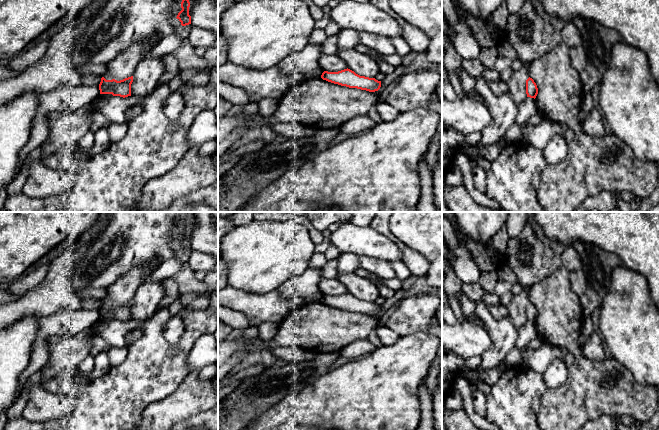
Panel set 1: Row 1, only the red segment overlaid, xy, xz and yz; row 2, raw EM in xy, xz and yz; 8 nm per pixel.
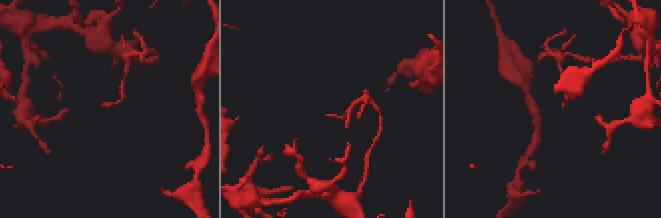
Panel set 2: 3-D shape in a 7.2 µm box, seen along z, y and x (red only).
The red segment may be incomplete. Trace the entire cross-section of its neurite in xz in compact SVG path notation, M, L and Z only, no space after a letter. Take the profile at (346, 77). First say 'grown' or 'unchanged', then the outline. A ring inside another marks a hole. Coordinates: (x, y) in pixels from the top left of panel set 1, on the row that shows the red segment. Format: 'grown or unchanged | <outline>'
unchanged | M348 68L338 72L324 71L321 78L334 84L369 92L378 91L381 87L381 81L375 78L360 76Z

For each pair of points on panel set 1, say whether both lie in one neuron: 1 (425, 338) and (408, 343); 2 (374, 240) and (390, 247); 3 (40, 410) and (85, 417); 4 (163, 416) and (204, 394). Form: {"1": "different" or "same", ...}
{"1": "same", "2": "same", "3": "different", "4": "same"}

